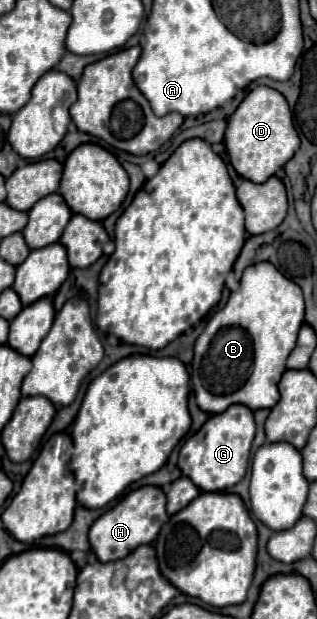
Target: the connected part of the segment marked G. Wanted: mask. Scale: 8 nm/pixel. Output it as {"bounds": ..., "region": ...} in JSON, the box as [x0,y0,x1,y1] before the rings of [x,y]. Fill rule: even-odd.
{"bounds":[179,405,255,491],"region":[[[231,405],[221,415],[211,415],[205,425],[189,437],[179,451],[179,469],[201,491],[225,491],[239,483],[247,471],[251,443],[255,437],[255,421],[245,405]]]}

